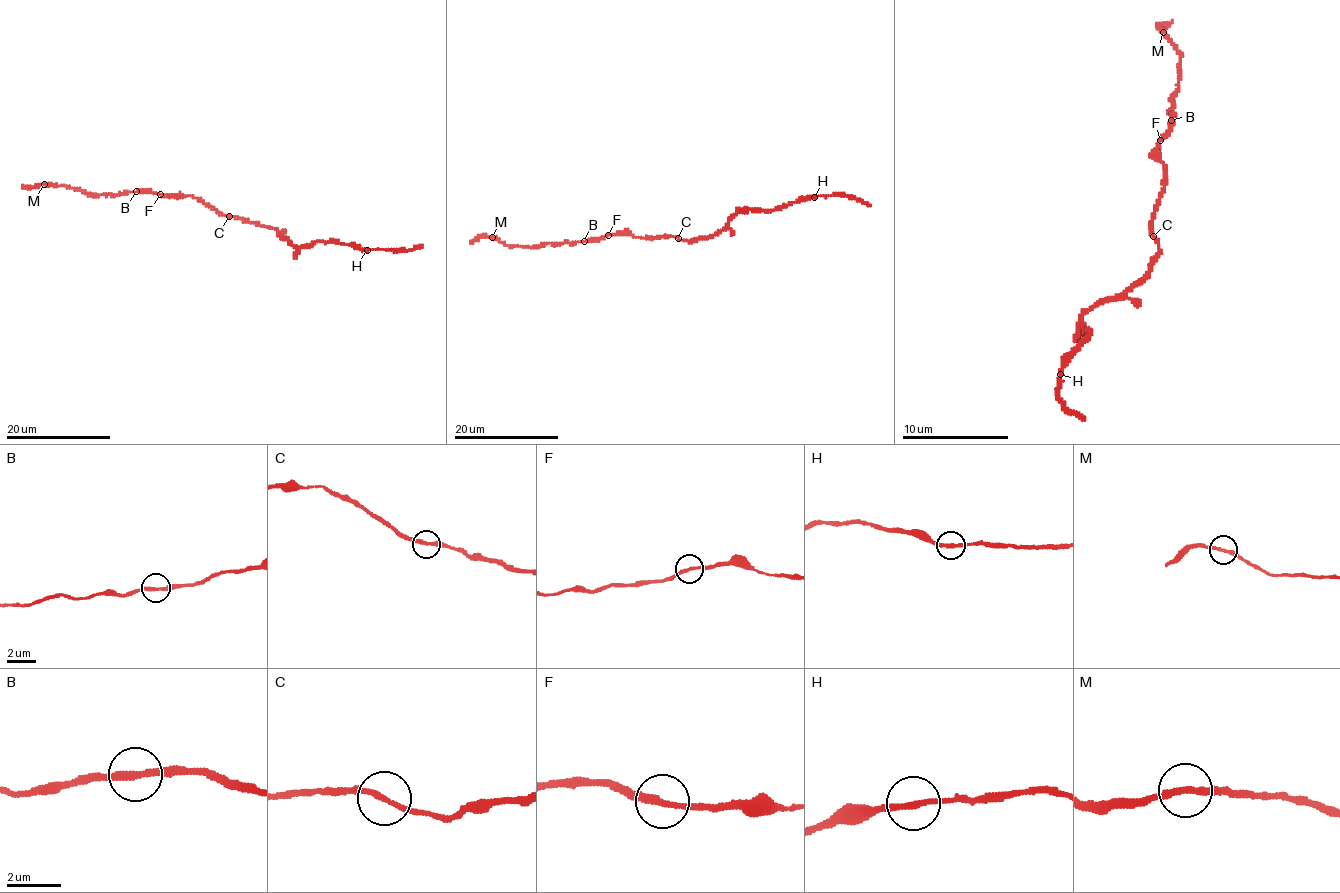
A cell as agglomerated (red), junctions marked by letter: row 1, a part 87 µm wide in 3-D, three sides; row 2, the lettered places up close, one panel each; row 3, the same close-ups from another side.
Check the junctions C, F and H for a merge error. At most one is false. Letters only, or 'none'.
F

